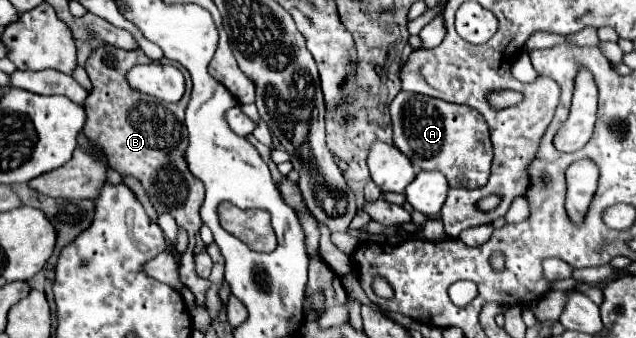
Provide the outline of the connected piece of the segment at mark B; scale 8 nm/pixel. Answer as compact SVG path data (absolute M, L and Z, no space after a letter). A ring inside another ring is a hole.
M101 43L101 47L97 47L89 55L85 69L89 73L93 89L85 99L87 123L83 133L91 145L99 147L105 153L111 169L115 169L119 175L131 175L141 181L157 213L169 213L177 221L177 225L189 233L189 247L179 261L179 275L181 281L193 291L197 305L205 307L205 291L209 287L209 281L197 279L195 263L193 263L195 235L203 225L199 217L199 209L203 203L203 183L199 179L193 179L183 159L183 151L187 147L185 107L189 103L191 79L189 73L185 71L183 75L187 79L187 91L181 101L165 103L153 99L145 93L133 91L133 87L129 87L125 79L129 67L146 63L151 63L151 59L141 49L125 51L107 43Z

